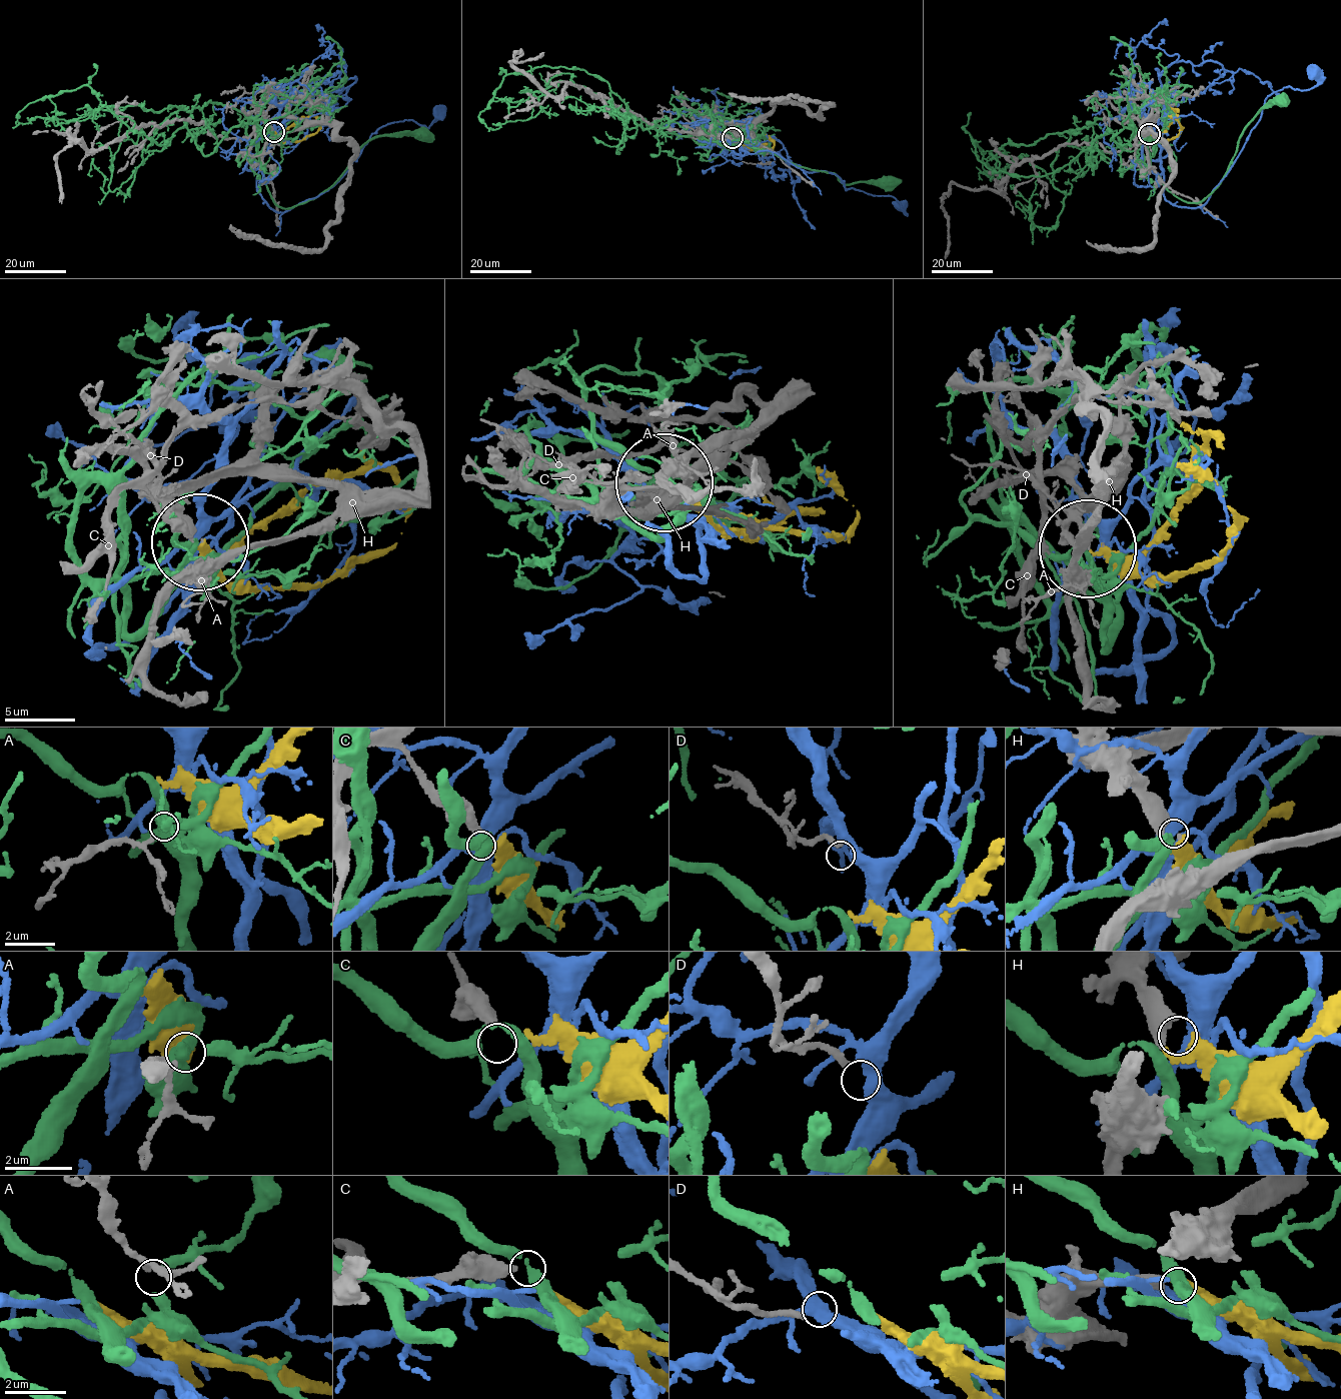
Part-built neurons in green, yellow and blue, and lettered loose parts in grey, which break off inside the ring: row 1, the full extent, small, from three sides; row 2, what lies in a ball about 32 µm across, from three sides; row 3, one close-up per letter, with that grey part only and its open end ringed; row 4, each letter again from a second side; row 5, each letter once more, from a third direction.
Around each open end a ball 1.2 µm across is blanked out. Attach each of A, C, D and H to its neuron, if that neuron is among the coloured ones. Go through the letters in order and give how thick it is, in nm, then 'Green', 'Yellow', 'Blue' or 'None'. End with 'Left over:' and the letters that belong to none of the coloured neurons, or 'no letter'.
A: Thickness 130 nm. Green
C: Thickness 360 nm. None
D: Thickness 180 nm. None
H: Thickness 80 nm. Yellow
Left over: C, D

